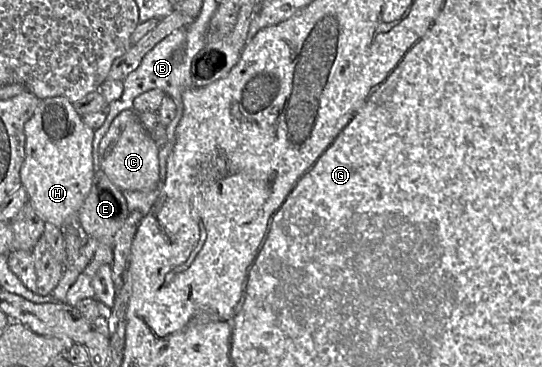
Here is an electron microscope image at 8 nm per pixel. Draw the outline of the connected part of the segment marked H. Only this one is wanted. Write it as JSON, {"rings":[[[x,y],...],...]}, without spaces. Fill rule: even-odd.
{"rings":[[[64,96],[42,99],[33,116],[24,125],[25,159],[20,170],[20,178],[22,186],[26,189],[28,202],[44,222],[50,222],[60,229],[74,229],[84,241],[88,236],[80,226],[78,211],[91,190],[94,178],[94,131],[84,124],[73,104]]]}

